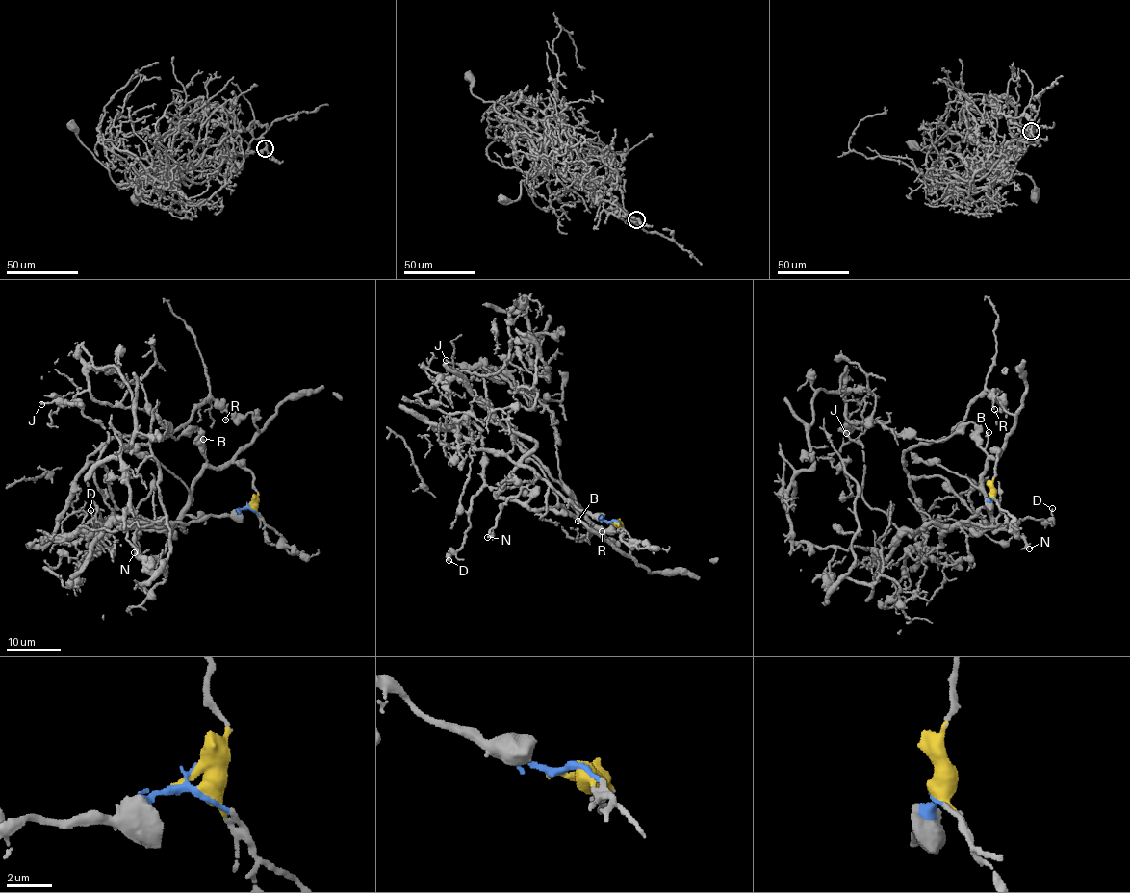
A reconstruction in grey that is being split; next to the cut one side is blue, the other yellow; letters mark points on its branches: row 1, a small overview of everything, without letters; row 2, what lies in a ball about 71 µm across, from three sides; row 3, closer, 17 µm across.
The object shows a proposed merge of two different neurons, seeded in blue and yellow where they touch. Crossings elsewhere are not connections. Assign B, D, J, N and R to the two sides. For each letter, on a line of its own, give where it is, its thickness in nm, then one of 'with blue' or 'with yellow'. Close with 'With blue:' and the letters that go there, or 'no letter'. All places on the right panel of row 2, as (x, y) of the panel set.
B: at (988, 432); 180 nm thick; with yellow
D: at (1052, 508); 130 nm thick; with blue
J: at (846, 433); 240 nm thick; with yellow
N: at (1029, 548); 160 nm thick; with blue
R: at (994, 409); 150 nm thick; with blue
With blue: D, N, R

